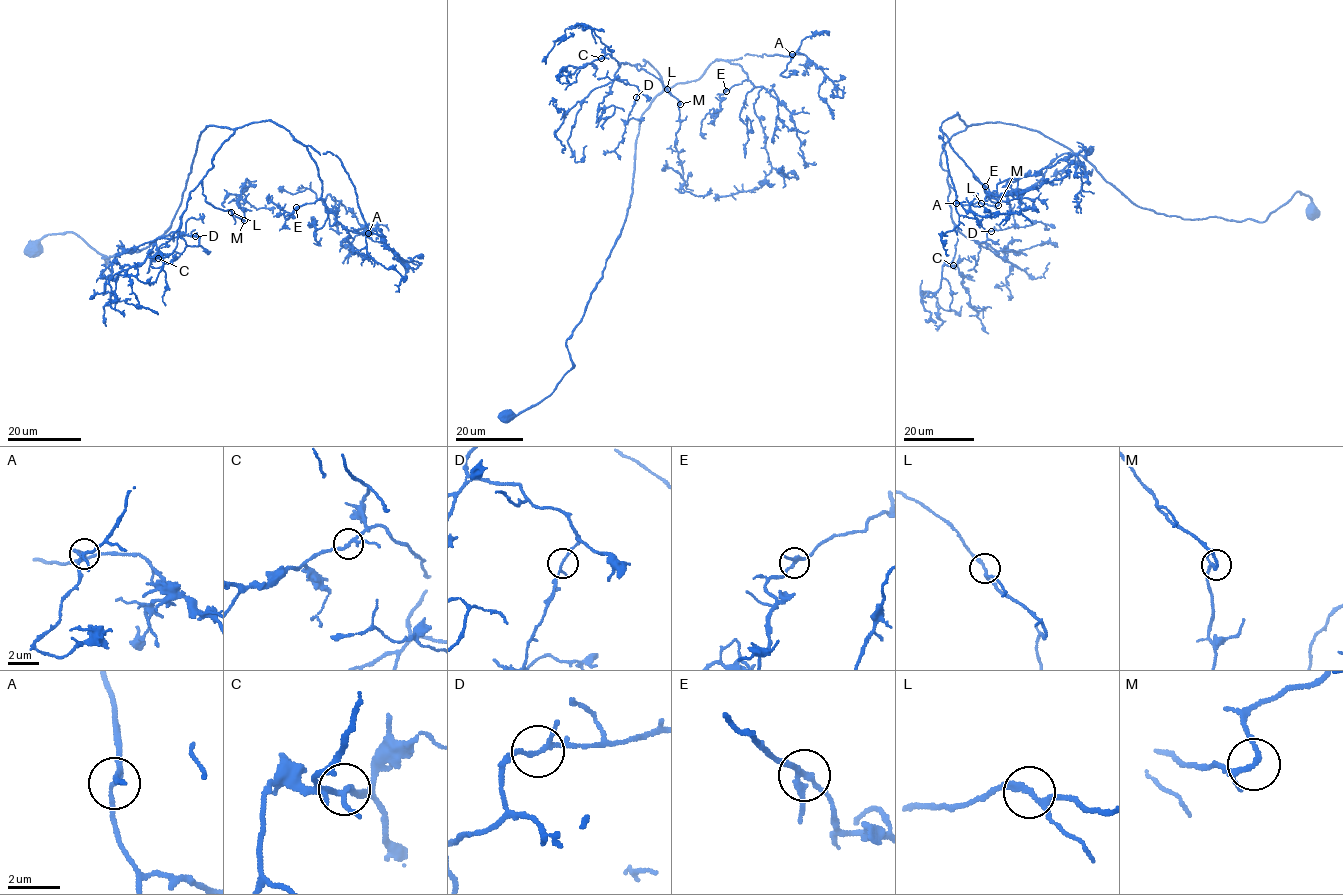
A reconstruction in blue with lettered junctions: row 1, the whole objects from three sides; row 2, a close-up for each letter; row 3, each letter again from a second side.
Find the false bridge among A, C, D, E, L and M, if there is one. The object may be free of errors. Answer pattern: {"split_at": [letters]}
{"split_at": []}

